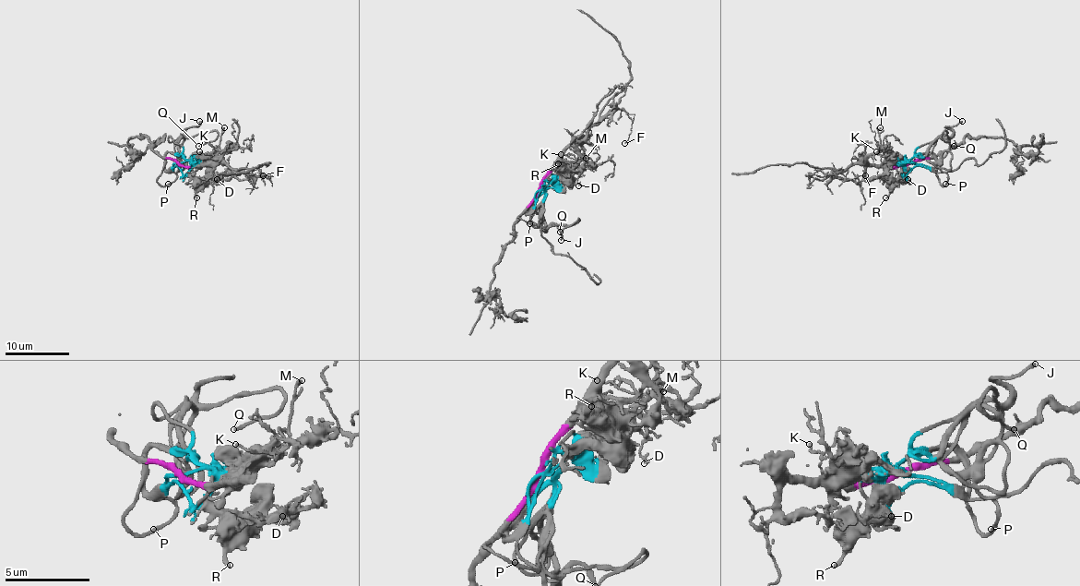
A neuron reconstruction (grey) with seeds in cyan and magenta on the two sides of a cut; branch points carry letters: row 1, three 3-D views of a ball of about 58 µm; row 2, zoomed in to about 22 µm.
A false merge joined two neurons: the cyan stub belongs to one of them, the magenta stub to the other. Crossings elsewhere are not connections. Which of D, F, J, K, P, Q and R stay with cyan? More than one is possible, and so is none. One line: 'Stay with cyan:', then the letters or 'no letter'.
Stay with cyan: J, P, Q, R

